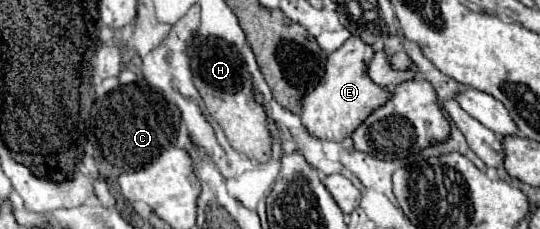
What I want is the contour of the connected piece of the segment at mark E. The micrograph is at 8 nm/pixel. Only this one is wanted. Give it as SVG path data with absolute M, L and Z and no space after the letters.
M350 36L338 50L328 56L326 72L320 84L302 100L300 120L312 136L320 140L342 142L364 122L370 112L374 112L386 102L386 98L390 98L390 94L374 84L366 72L366 66L372 60L372 52L372 46L364 44L358 36Z

